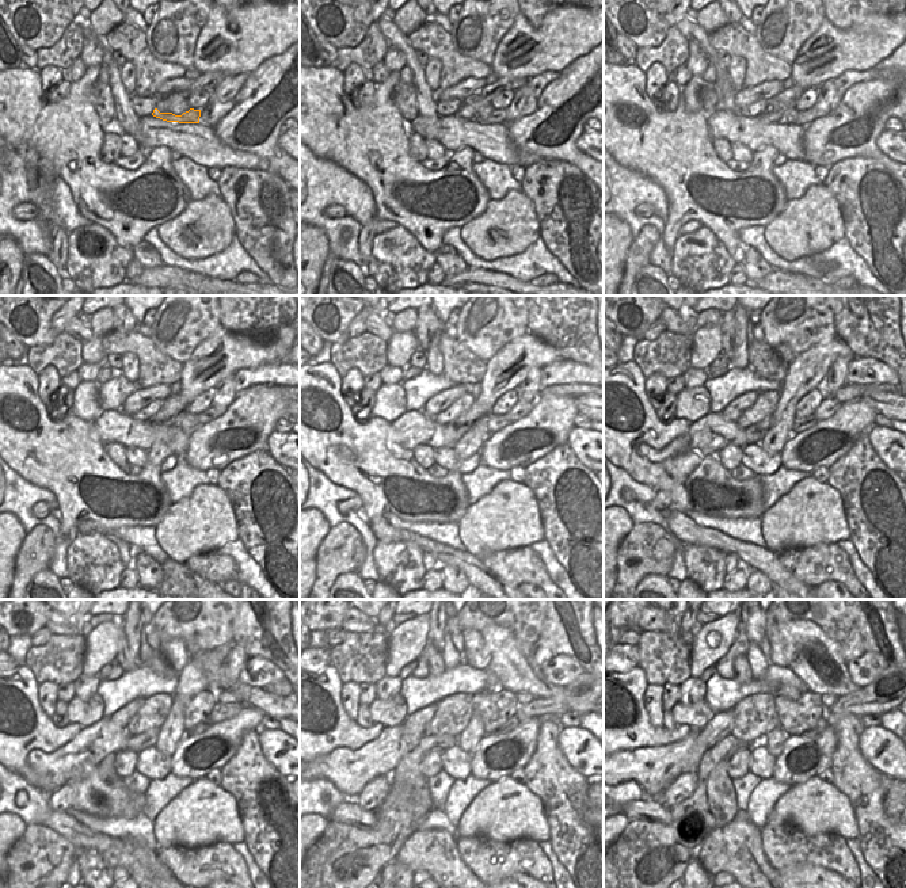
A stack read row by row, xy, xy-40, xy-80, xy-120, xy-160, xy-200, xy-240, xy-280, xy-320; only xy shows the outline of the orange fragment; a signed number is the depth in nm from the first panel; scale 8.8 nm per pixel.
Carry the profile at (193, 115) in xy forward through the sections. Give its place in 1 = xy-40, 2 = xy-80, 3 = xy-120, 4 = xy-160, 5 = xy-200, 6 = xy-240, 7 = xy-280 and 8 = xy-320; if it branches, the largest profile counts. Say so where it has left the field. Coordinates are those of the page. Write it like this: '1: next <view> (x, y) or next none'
1: next xy-40 (497, 115)
2: next xy-80 (806, 117)
3: next xy-120 (212, 414)
4: next xy-160 (521, 408)
5: next xy-200 (829, 406)
6: next xy-240 (220, 712)
7: next xy-280 (575, 690)
8: next xy-320 (879, 697)

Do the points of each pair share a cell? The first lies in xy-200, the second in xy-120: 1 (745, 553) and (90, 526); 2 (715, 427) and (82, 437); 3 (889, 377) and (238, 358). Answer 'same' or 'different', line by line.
1: different
2: different
3: different

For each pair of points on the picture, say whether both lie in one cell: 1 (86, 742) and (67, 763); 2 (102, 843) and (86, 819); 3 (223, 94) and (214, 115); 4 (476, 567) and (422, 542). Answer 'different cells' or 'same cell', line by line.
1: same cell
2: different cells
3: different cells
4: same cell

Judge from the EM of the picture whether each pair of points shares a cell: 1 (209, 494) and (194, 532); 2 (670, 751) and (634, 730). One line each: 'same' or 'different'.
1: same
2: different

